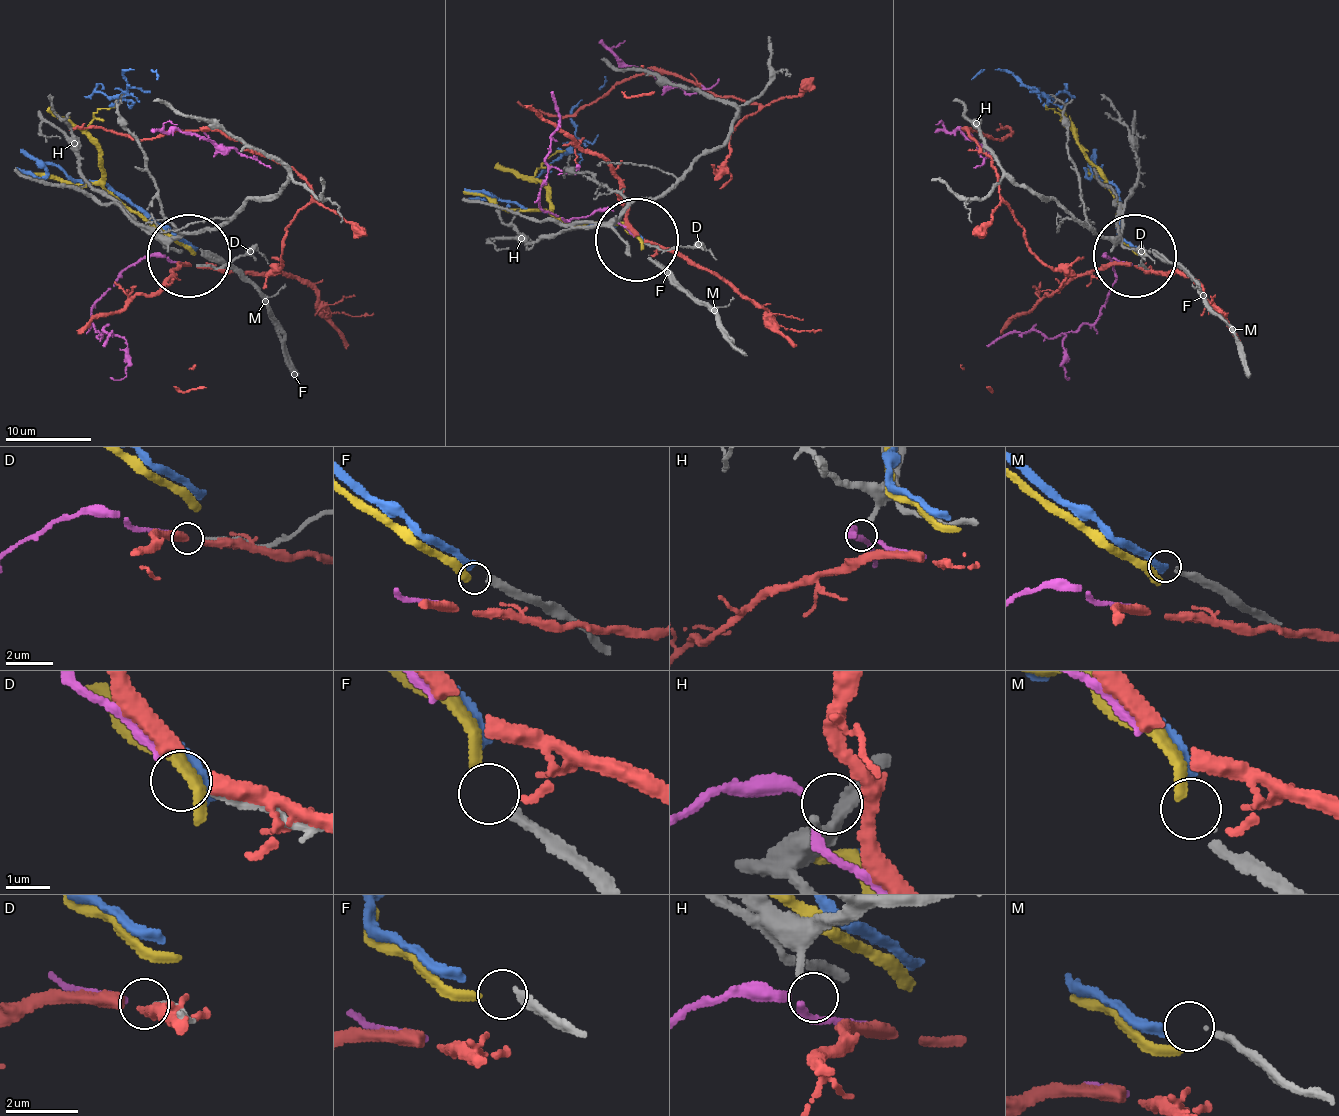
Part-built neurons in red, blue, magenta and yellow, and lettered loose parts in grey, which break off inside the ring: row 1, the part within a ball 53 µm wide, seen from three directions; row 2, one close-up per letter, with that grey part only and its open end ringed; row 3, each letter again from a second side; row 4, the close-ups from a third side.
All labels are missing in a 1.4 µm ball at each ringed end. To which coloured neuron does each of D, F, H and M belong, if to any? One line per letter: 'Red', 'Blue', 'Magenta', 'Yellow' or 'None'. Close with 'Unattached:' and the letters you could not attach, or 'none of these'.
D: Magenta
F: Yellow
H: None
M: Blue
Unattached: H

